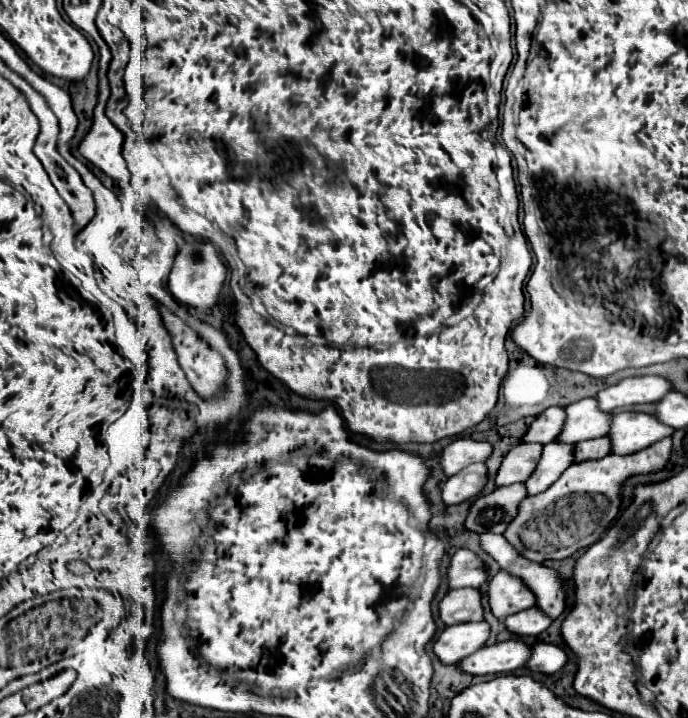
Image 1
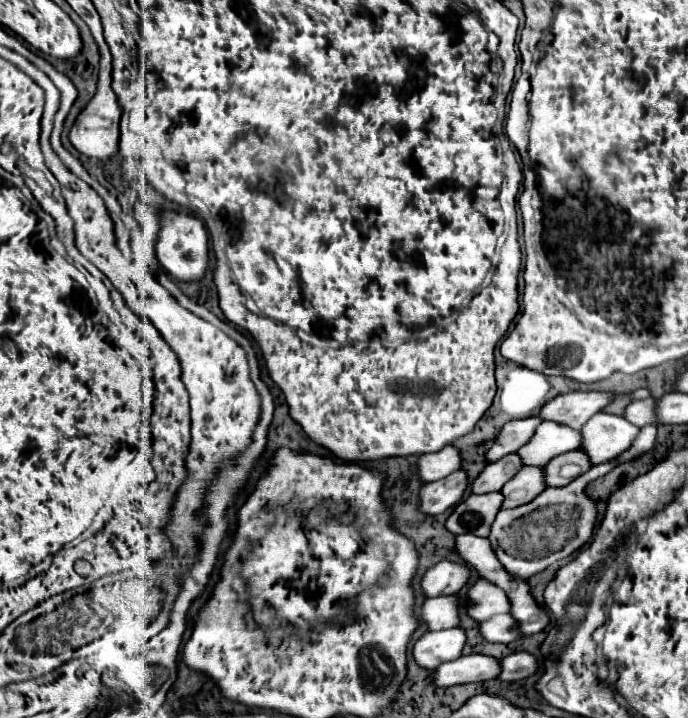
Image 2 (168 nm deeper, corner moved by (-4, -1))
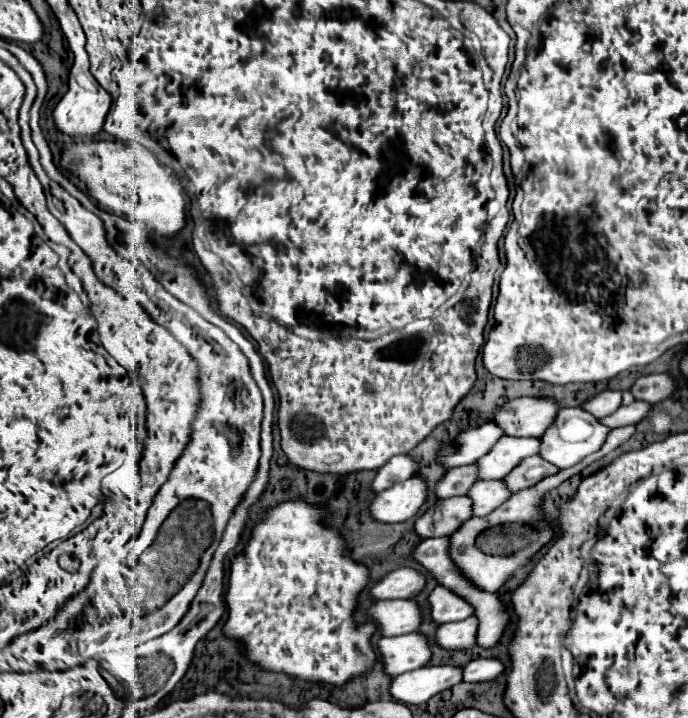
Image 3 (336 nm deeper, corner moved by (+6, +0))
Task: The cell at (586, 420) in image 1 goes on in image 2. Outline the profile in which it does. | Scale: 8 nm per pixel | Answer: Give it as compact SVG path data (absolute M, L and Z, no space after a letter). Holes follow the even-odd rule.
M543 421L531 441L523 445L517 453L521 455L525 465L547 465L553 457L579 449L583 443L583 435L569 425L559 425L557 421Z

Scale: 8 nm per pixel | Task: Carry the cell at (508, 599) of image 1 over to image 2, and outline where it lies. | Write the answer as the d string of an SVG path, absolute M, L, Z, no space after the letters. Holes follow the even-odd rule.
M481 579L469 589L467 597L471 599L469 615L475 621L487 621L487 617L511 611L511 603L507 601L507 593L503 593L503 589L497 589L497 585L491 585Z

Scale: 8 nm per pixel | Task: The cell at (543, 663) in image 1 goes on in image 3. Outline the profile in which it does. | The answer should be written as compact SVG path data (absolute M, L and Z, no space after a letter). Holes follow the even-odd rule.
M477 658L465 664L461 670L463 682L485 682L497 678L503 672L503 664L495 658Z

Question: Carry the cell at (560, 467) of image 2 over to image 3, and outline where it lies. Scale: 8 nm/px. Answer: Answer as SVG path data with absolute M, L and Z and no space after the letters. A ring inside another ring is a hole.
M529 456L529 458L521 460L521 464L517 464L517 468L513 468L513 472L509 472L509 476L505 476L505 484L507 484L509 492L517 492L517 490L537 484L537 480L543 480L545 476L551 476L555 472L557 472L557 468L553 464L545 462L539 456Z

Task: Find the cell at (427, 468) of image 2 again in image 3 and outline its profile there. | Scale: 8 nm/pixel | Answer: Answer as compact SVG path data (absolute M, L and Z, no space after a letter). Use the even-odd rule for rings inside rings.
M393 456L385 466L381 466L371 484L373 492L391 488L397 482L405 482L417 474L417 464L409 456Z

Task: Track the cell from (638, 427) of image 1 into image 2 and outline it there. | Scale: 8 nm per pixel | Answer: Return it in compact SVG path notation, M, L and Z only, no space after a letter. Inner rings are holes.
M605 411L593 415L581 431L581 449L589 455L593 465L619 457L619 453L627 451L639 435L639 427L631 425L623 415L609 415Z

